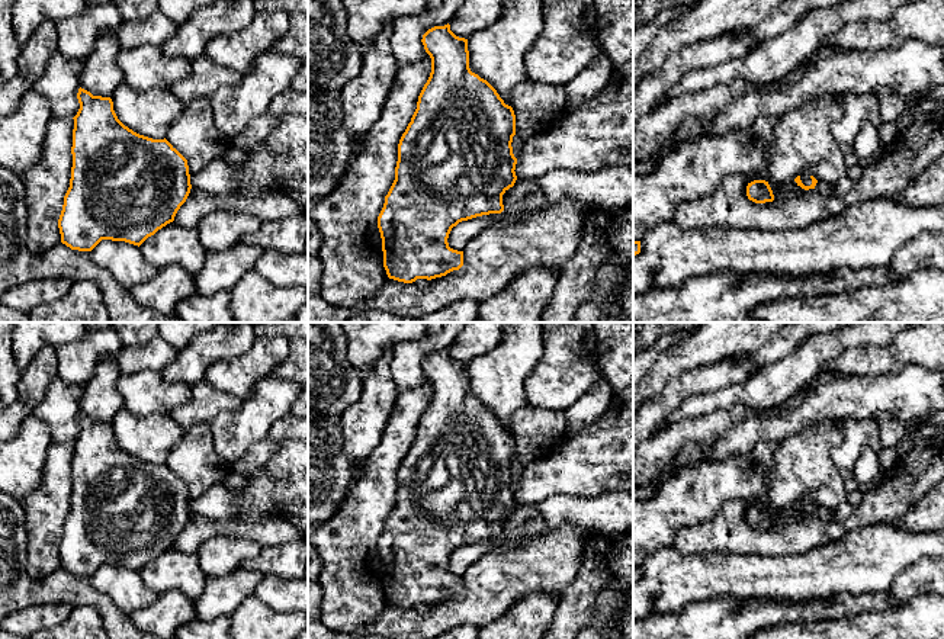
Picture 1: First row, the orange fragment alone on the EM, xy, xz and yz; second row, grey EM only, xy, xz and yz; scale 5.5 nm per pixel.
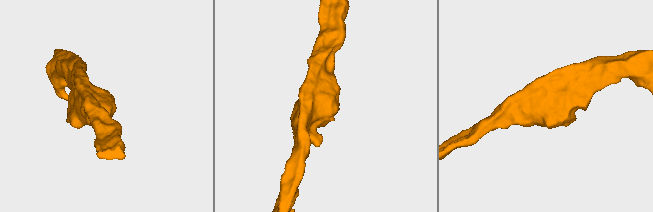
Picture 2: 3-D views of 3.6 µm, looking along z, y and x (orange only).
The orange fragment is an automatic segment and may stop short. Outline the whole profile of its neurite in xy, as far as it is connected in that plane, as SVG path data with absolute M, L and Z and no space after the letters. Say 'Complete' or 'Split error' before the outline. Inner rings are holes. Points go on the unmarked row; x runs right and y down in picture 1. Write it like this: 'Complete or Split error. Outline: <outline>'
Complete. Outline: M80 412L77 424L80 434L73 443L71 504L58 545L61 568L78 577L91 577L102 565L125 566L139 572L148 562L173 548L186 527L192 514L187 485L166 463L152 465L125 452L118 444L110 423L93 421Z

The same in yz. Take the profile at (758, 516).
Complete. Outline: M754 505L746 511L746 521L749 526L755 529L773 527L774 520L773 516L765 505Z

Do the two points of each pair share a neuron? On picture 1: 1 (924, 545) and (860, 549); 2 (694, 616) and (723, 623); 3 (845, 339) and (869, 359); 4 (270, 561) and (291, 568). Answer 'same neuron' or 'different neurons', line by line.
1: same neuron
2: same neuron
3: different neurons
4: same neuron

